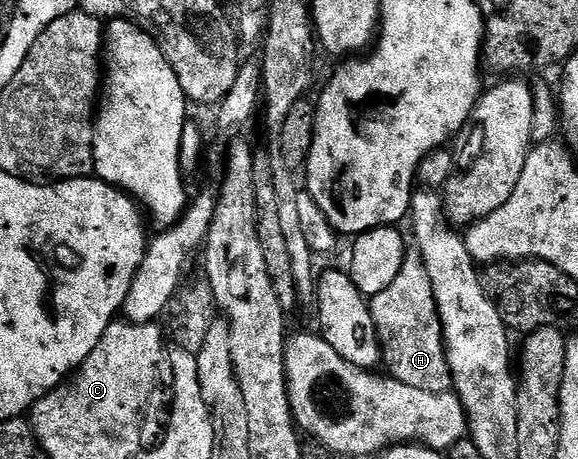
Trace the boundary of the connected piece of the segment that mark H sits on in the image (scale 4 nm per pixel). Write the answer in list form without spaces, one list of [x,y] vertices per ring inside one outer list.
[[[417,252],[407,253],[404,264],[400,264],[400,273],[396,275],[396,280],[392,280],[392,284],[388,284],[388,288],[384,288],[384,292],[373,295],[369,299],[370,315],[376,324],[376,332],[378,333],[378,344],[380,347],[380,362],[384,367],[385,373],[391,378],[400,380],[400,384],[408,384],[412,388],[424,388],[425,390],[449,390],[453,387],[454,381],[450,375],[450,365],[448,364],[448,356],[446,355],[446,341],[442,335],[442,321],[440,320],[440,312],[436,304],[436,296],[432,292],[432,280],[428,280],[428,268],[424,264],[422,255]]]

